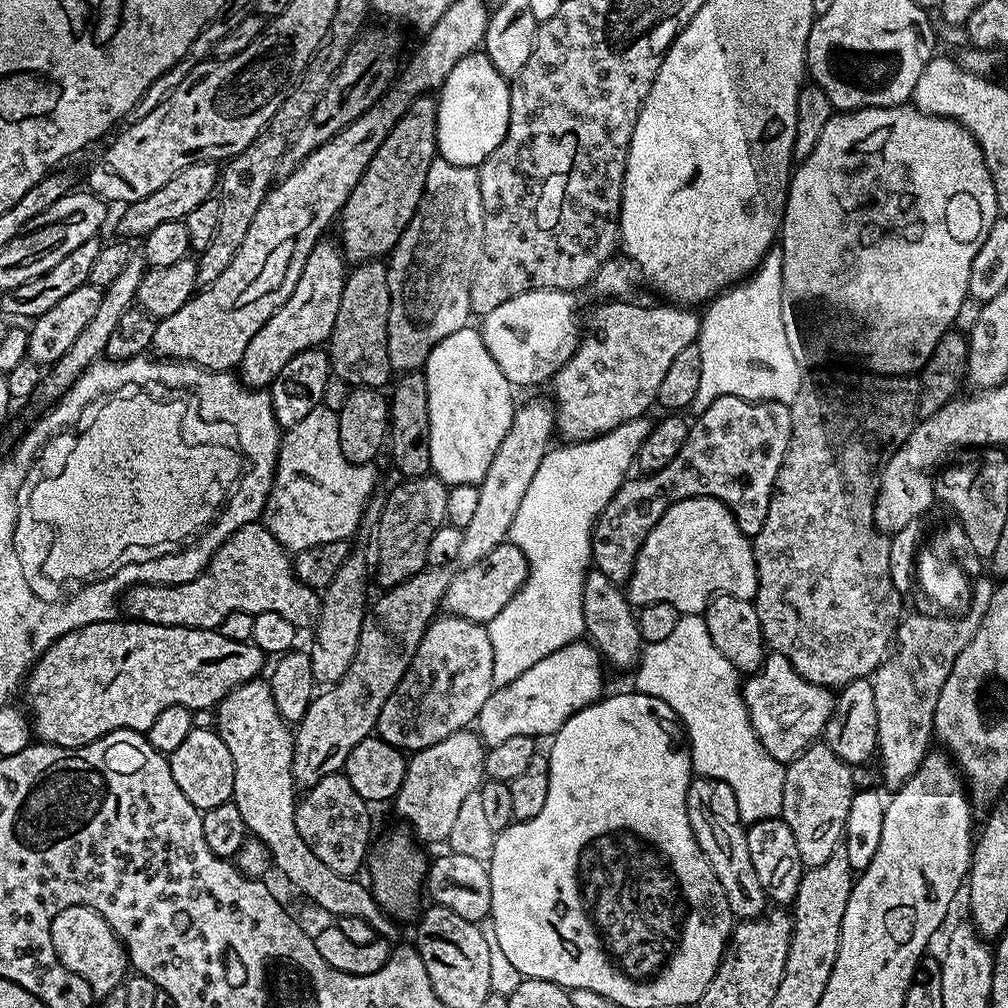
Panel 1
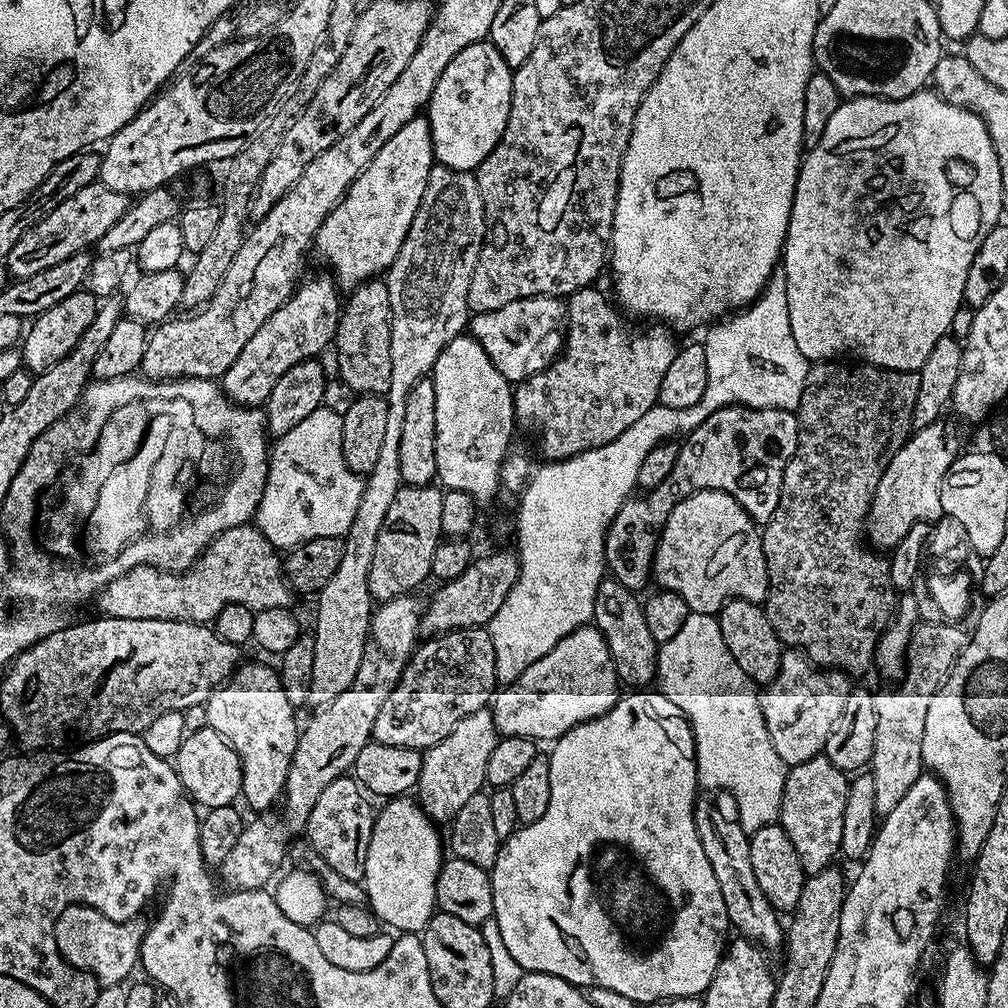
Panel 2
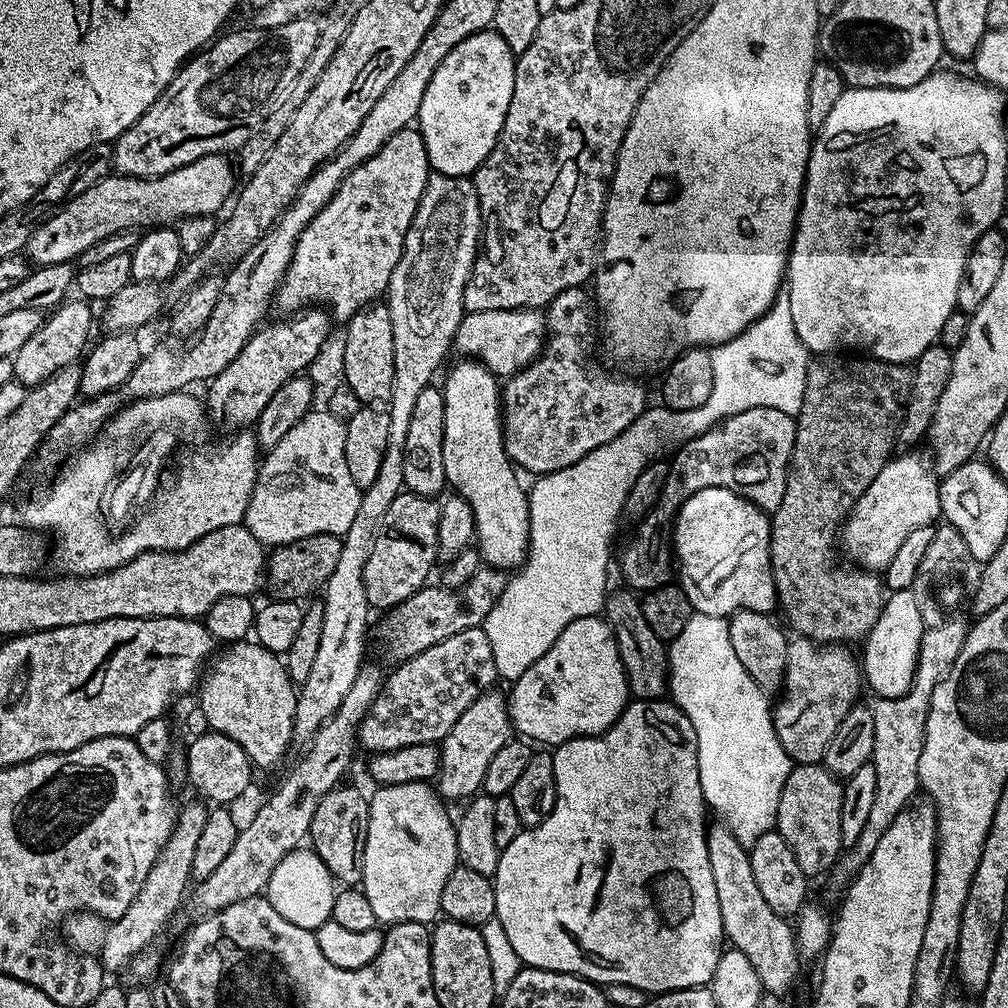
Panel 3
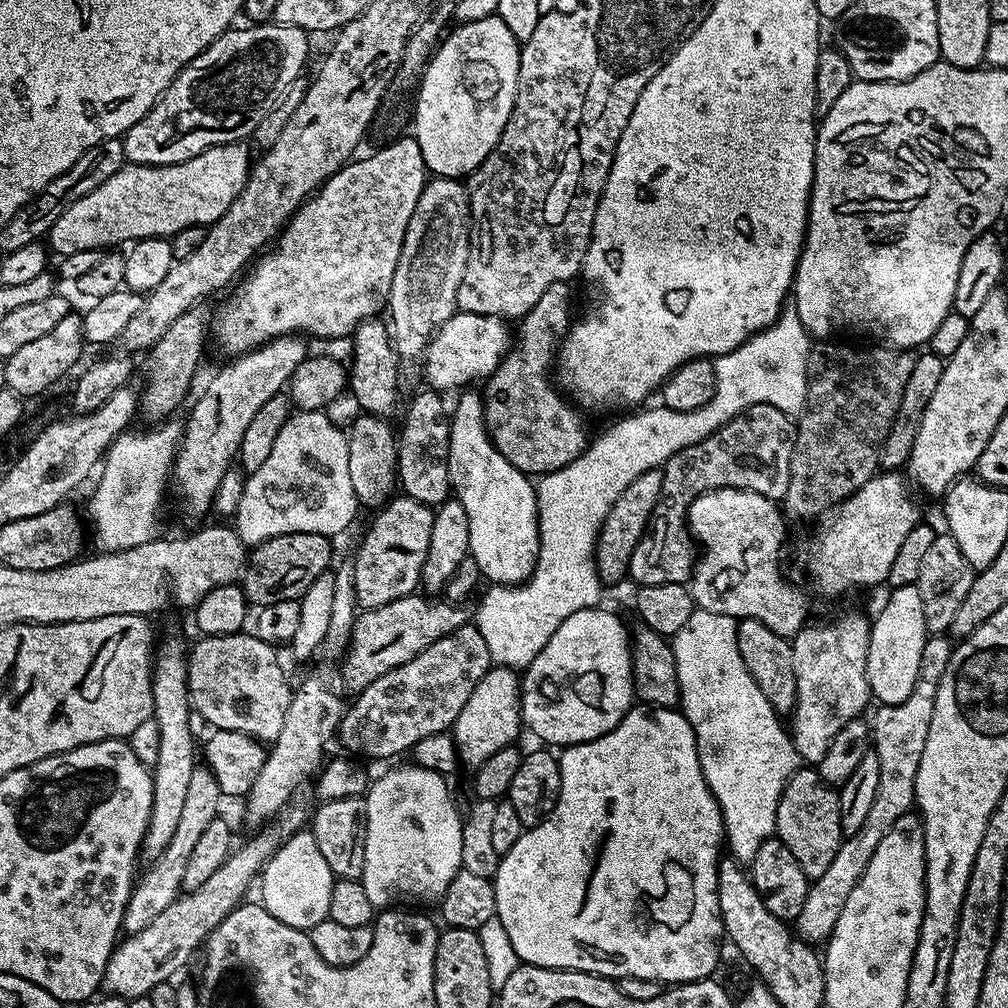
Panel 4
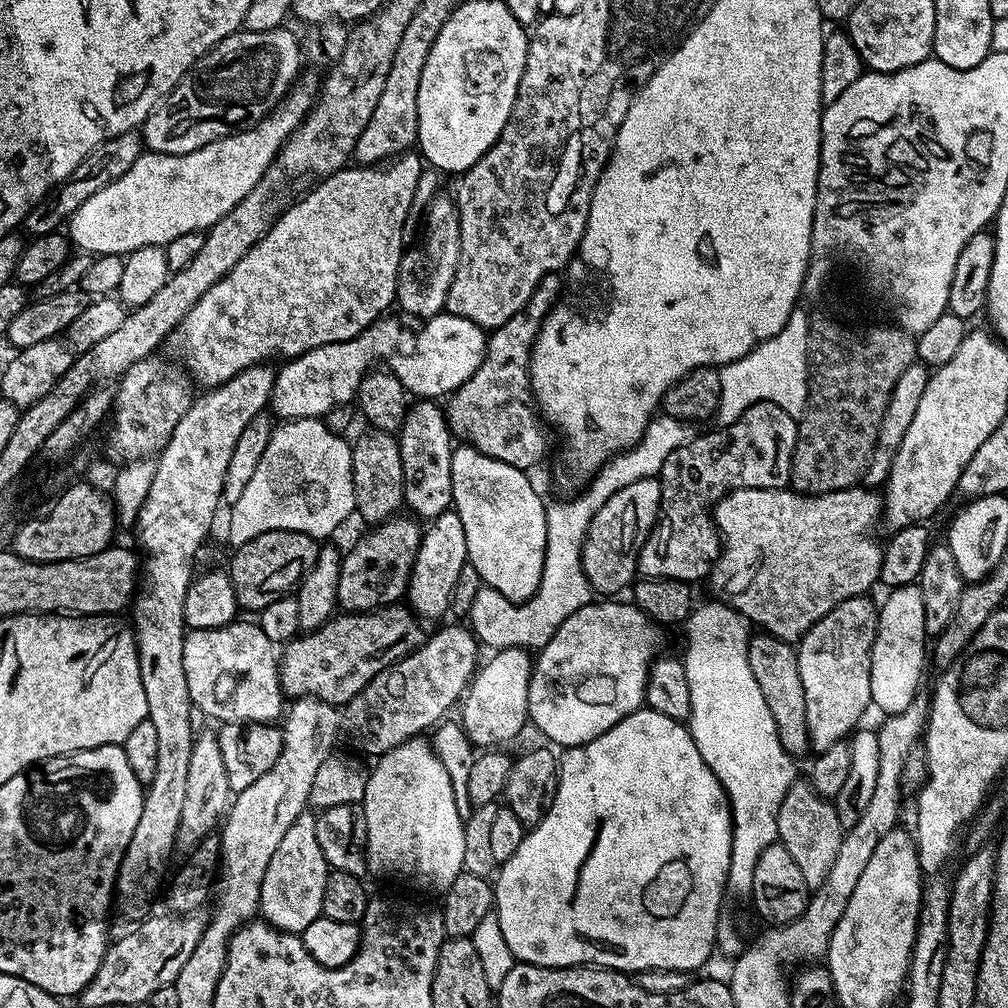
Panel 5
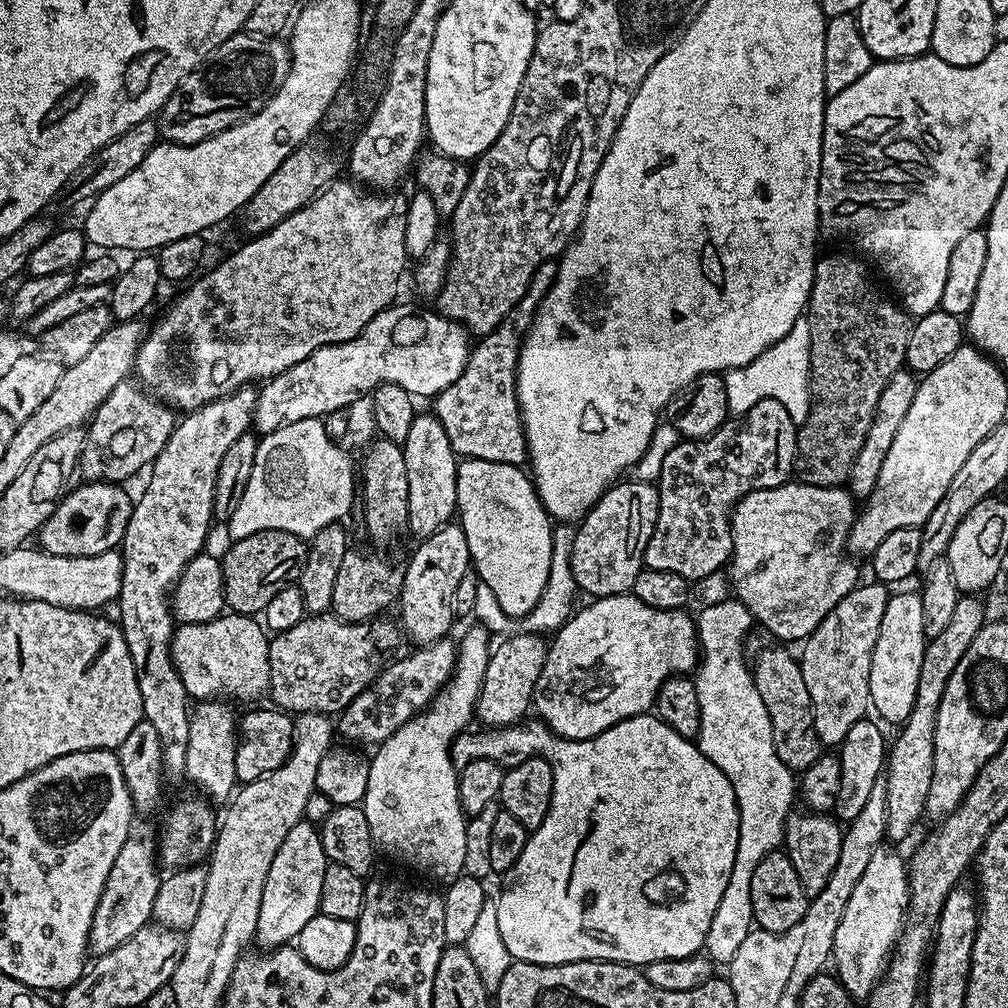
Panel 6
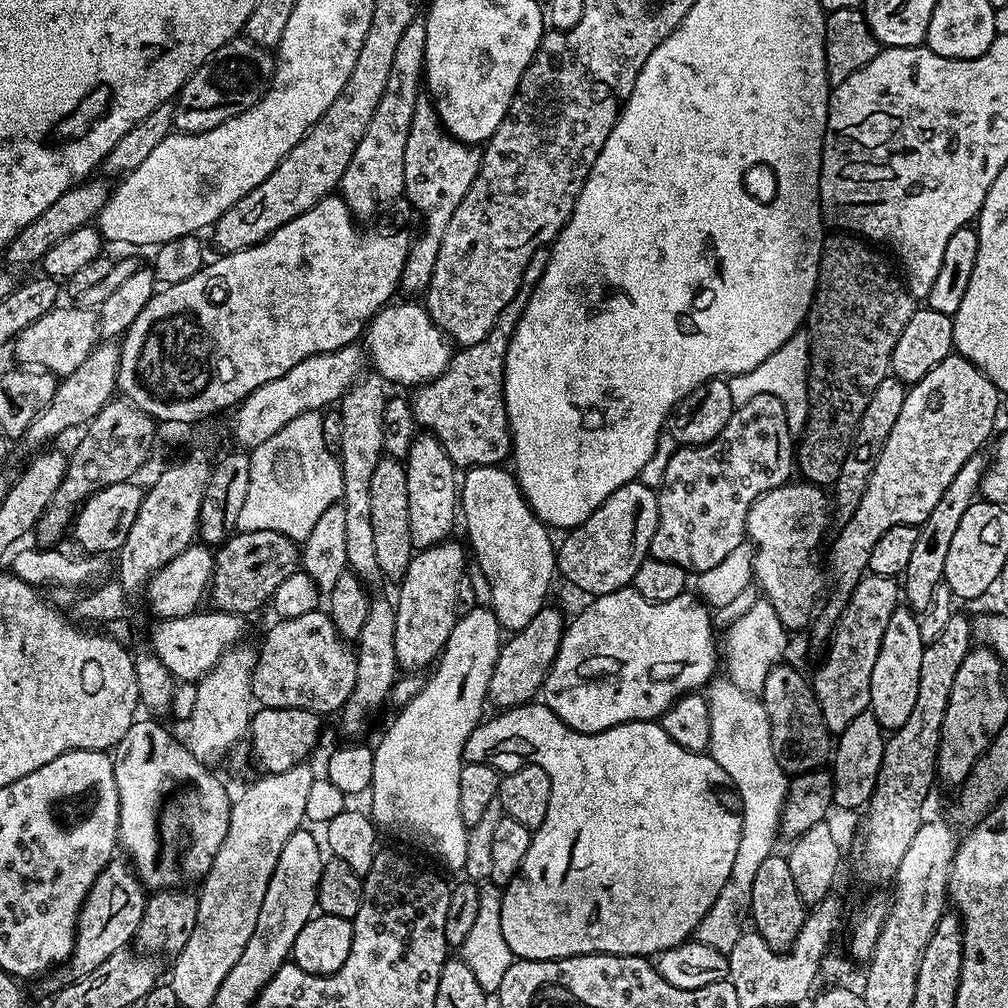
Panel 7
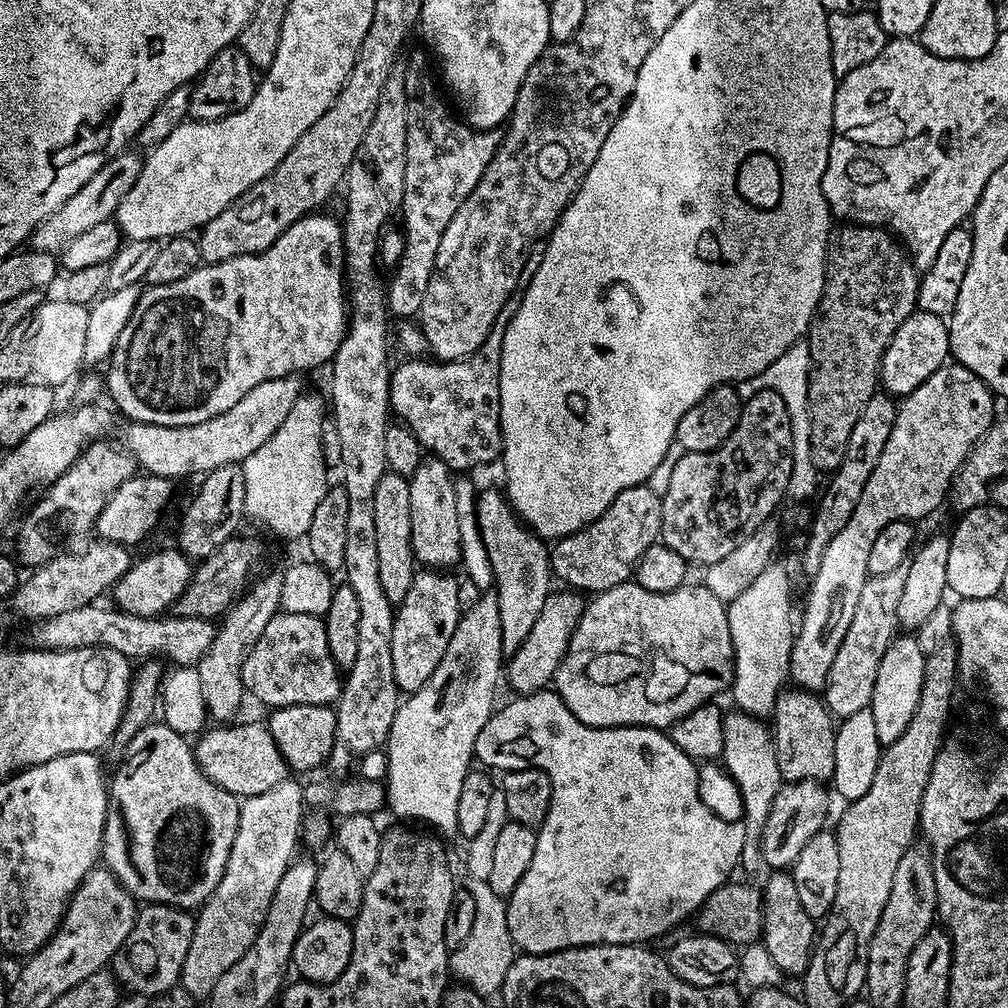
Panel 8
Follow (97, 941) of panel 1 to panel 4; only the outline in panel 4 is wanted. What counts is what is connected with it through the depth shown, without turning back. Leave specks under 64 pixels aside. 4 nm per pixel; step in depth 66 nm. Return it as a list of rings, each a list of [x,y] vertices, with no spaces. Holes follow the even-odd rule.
[[[206,766],[196,767],[194,775],[190,778],[182,815],[170,843],[166,845],[166,850],[162,850],[159,858],[147,865],[148,869],[145,872],[143,869],[142,875],[135,881],[131,896],[127,897],[122,921],[125,933],[131,934],[150,926],[150,922],[154,922],[154,918],[158,918],[158,914],[162,914],[162,910],[166,910],[166,906],[170,906],[176,901],[176,897],[181,895],[182,873],[186,871],[186,862],[190,859],[190,853],[194,850],[200,835],[206,831],[208,823],[217,820],[219,812],[216,811],[219,810],[220,803],[220,787],[214,774]]]

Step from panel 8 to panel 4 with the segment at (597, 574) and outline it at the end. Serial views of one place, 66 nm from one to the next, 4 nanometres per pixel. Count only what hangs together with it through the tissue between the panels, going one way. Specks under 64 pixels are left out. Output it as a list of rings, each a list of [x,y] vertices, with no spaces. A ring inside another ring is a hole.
[[[655,468],[646,470],[610,506],[610,514],[606,514],[606,522],[600,527],[600,535],[596,537],[596,569],[600,575],[601,585],[616,584],[620,579],[628,576],[630,558],[634,550],[640,545],[644,531],[655,514],[655,507],[658,506],[663,488],[663,471]]]

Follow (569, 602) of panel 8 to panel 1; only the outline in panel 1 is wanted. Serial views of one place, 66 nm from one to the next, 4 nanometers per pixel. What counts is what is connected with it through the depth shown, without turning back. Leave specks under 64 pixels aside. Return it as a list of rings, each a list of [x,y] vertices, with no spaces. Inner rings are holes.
[[[465,730],[450,734],[442,742],[434,742],[434,746],[411,753],[406,778],[394,798],[394,805],[397,814],[421,841],[447,841],[462,801],[477,792],[486,779],[485,751],[486,745],[479,735],[475,731]]]

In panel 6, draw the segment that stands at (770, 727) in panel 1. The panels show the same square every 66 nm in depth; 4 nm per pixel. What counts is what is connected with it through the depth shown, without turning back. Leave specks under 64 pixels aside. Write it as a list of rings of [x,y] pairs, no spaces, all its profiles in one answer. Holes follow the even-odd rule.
[[[879,582],[864,583],[857,583],[856,588],[822,618],[820,625],[803,641],[804,653],[798,656],[802,679],[810,693],[814,730],[824,746],[841,744],[850,726],[865,719],[870,712],[871,659],[890,592]]]

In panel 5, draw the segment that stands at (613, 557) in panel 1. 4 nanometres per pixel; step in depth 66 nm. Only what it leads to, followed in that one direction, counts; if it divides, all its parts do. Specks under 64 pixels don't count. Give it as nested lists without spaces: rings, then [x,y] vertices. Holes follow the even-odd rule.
[[[763,400],[757,404],[752,404],[742,413],[733,424],[725,424],[717,427],[717,432],[708,432],[705,436],[697,435],[688,444],[674,450],[670,457],[666,458],[663,464],[663,470],[660,475],[660,516],[657,517],[657,523],[652,528],[651,534],[648,536],[647,542],[643,544],[642,550],[639,552],[639,562],[637,564],[637,573],[643,579],[649,580],[676,580],[687,584],[694,584],[694,581],[704,579],[711,573],[716,560],[720,557],[722,547],[722,537],[715,527],[715,521],[712,519],[711,508],[723,496],[732,492],[734,489],[778,489],[783,488],[789,483],[792,474],[792,455],[794,454],[794,446],[796,445],[796,425],[797,417],[786,414],[786,410],[782,410],[782,406],[771,404]]]

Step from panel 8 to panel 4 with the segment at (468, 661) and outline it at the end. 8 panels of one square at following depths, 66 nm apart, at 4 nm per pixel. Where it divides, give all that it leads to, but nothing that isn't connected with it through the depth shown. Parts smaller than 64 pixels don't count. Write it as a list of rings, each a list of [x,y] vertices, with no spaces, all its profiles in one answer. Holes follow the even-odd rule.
[[[407,763],[367,785],[366,862],[360,883],[376,910],[399,905],[399,900],[435,905],[462,870],[464,822],[448,793],[449,781],[434,770]]]

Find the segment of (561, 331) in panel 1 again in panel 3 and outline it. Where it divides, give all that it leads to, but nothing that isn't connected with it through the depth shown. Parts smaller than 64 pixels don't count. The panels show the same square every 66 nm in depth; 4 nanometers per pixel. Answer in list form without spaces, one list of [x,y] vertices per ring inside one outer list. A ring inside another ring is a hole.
[[[515,308],[514,310],[482,310],[481,312],[468,312],[463,318],[462,322],[458,326],[458,330],[456,331],[456,338],[454,341],[455,351],[460,351],[459,354],[464,358],[471,358],[479,363],[485,364],[491,371],[492,375],[497,378],[507,378],[512,376],[516,372],[521,372],[525,366],[532,363],[533,360],[536,359],[537,356],[540,355],[544,342],[546,339],[546,316],[543,311],[534,309],[534,308]]]

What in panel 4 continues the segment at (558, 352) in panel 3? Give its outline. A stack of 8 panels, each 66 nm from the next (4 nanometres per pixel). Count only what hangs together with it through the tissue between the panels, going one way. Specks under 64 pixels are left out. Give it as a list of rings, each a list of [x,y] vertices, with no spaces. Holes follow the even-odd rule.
[[[554,282],[554,286],[550,286],[542,294],[542,298],[538,298],[538,302],[530,306],[527,314],[520,317],[518,321],[520,329],[517,332],[515,329],[514,343],[504,353],[500,365],[492,371],[491,376],[487,377],[483,385],[485,388],[482,388],[484,426],[488,430],[488,437],[494,442],[502,458],[510,462],[510,466],[514,466],[519,472],[532,478],[539,478],[549,472],[562,470],[570,462],[577,460],[590,443],[588,428],[584,425],[583,418],[580,417],[581,409],[566,399],[565,393],[554,383],[553,376],[558,349],[573,319],[572,287],[571,283]]]

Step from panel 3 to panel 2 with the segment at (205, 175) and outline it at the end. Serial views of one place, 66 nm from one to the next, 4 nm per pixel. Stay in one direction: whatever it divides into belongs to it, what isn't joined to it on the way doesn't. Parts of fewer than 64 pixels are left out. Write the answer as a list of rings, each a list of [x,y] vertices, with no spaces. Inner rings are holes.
[[[97,182],[78,190],[74,198],[66,198],[58,210],[50,210],[42,222],[38,222],[34,227],[27,228],[14,242],[6,261],[9,277],[21,280],[30,274],[38,274],[38,270],[46,270],[62,258],[70,258],[70,254],[85,251],[89,246],[94,246],[122,214],[126,214],[129,197],[118,194],[114,190],[105,188],[103,184]]]

